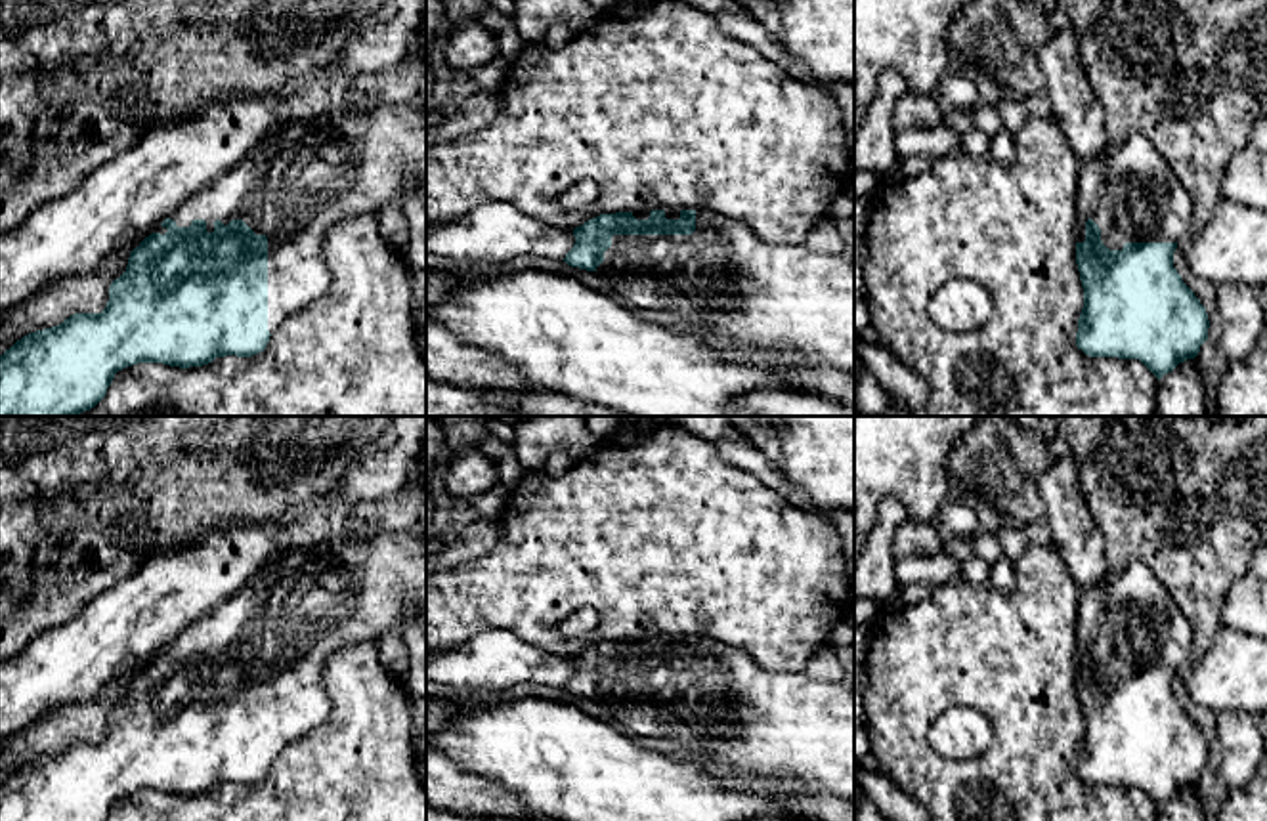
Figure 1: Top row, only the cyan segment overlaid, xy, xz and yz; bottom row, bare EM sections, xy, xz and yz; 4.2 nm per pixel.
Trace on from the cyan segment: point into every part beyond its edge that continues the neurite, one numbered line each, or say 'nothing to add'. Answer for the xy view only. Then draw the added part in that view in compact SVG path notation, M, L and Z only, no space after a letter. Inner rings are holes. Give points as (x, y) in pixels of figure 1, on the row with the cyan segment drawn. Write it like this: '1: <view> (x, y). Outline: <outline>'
1: xy (297, 184). Outline: M392 103L371 111L333 111L285 124L168 218L178 227L204 220L208 233L216 220L224 225L243 220L256 235L268 237L268 330L273 334L287 317L329 290L327 231L348 218L378 218L384 206L399 206L419 174L426 174L426 109Z

